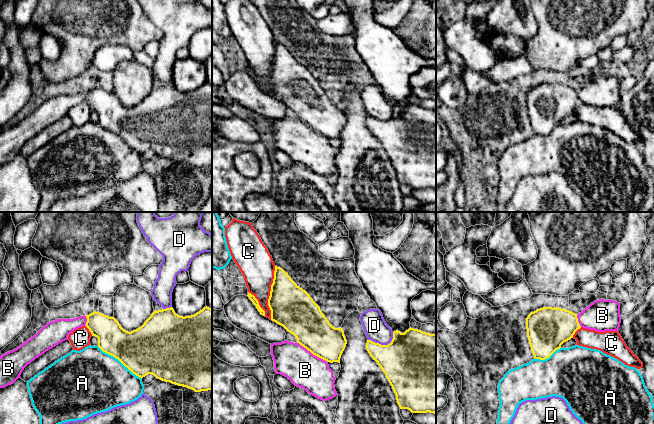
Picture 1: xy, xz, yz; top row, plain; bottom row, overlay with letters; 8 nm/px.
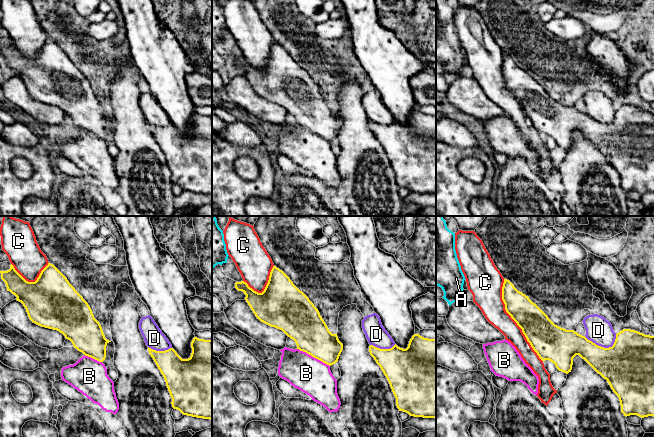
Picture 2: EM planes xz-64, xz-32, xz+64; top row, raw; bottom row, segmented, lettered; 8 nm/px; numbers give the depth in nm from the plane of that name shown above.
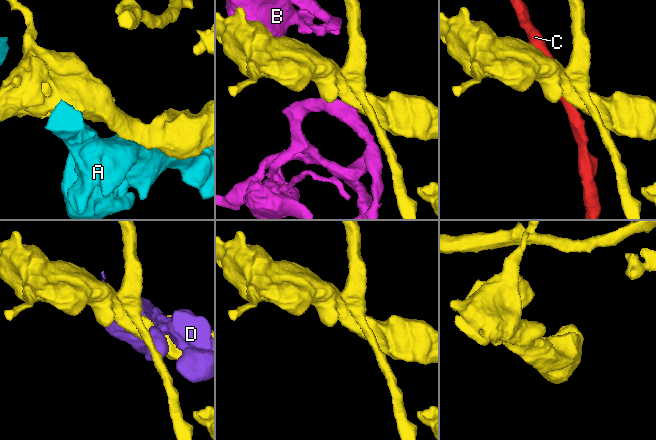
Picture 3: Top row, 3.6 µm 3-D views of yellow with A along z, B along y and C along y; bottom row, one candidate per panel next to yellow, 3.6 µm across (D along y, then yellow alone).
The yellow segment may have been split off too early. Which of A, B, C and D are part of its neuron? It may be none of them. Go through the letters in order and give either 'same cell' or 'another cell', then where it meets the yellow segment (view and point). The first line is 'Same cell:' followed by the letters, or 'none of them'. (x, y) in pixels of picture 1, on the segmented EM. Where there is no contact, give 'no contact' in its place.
Same cell: none of them
A: another cell; contact xy (119, 360)
B: another cell; contact xz (312, 353)
C: another cell; contact xz (270, 293)
D: another cell; contact xz (383, 345)

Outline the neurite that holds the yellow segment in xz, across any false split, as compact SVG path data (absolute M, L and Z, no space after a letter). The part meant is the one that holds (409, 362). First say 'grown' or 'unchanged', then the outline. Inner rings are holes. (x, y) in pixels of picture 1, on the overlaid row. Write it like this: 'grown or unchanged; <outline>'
unchanged; M410 327L404 333L394 331L388 345L367 340L366 349L385 373L400 409L436 414L436 334Z

